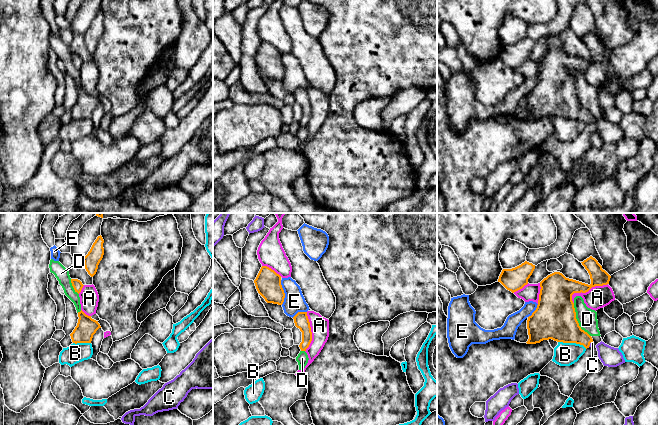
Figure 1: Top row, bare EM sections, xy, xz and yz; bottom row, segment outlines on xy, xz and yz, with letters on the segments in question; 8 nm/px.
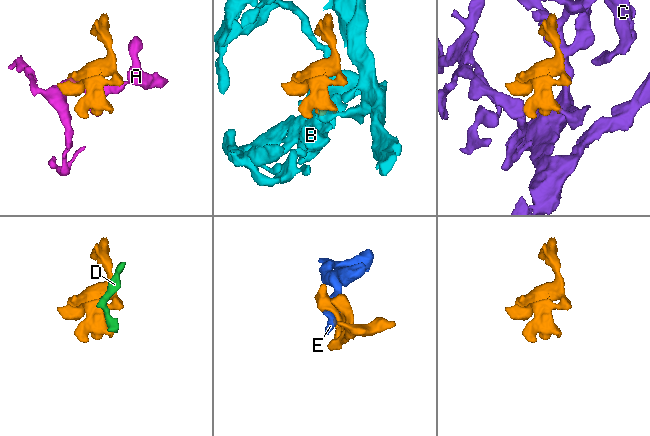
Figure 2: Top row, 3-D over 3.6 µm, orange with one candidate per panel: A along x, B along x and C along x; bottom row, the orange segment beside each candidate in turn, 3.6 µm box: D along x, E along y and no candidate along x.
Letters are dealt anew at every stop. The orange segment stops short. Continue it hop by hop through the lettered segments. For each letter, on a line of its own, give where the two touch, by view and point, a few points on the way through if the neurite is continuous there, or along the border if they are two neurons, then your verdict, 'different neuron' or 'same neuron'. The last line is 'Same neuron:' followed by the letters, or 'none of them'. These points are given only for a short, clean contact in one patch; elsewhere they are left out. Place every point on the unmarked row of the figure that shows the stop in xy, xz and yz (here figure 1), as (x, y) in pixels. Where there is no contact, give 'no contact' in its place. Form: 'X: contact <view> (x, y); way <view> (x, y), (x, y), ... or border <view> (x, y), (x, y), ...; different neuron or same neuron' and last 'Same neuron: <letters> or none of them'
A: contact yz (586, 67); different neuron
B: contact yz (572, 118); border yz (558, 117), (575, 118), (582, 120), (586, 124); different neuron
C: contact yz (589, 120); way yz (563, 103), (582, 113), (589, 120), (592, 119); same neuron
D: contact yz (576, 96); different neuron
E: contact xz (283, 68); different neuron
Same neuron: C

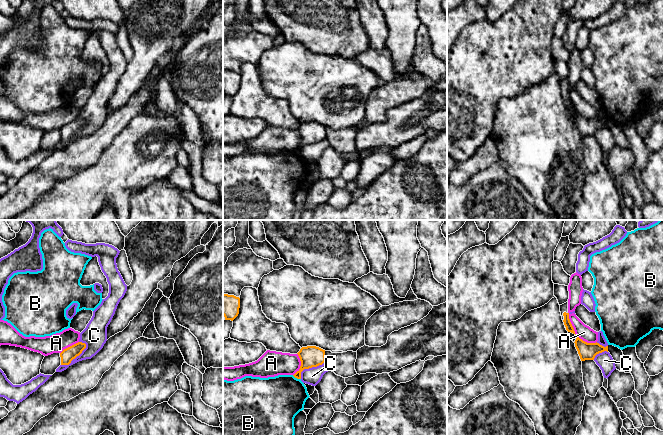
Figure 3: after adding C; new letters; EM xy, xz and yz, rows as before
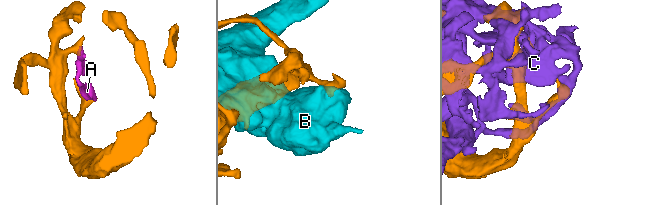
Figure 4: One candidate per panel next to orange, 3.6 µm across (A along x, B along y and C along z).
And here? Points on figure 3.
A: contact yz (574, 109); border yz (568, 88), (568, 94), (574, 108), (583, 116), (595, 119); different neuron
B: contact xz (296, 153); different neuron
C: contact xy (75, 133); different neuron
Same neuron: none of them

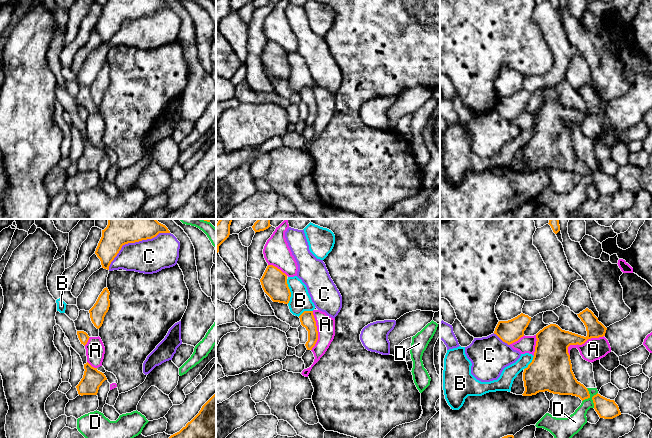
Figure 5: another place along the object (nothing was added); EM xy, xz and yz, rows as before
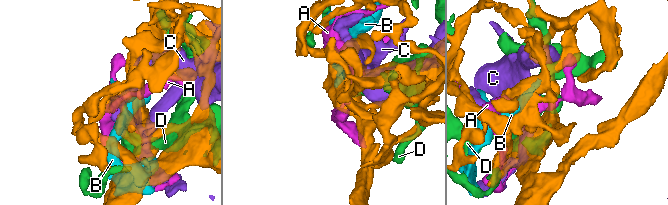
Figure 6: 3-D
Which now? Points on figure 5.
A: contact yz (582, 119); different neuron
B: contact xz (289, 67); different neuron
C: contact xy (134, 18); different neuron
D: contact yz (592, 174); different neuron
Same neuron: none of them

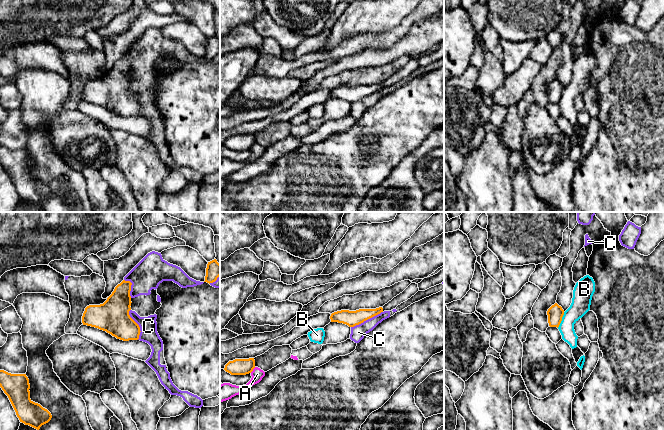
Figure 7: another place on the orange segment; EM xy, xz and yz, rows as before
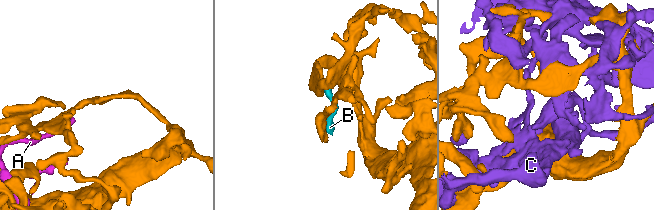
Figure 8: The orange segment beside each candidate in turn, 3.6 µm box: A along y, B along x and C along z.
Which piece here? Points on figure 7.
A: contact xz (252, 146); different neuron
B: contact yz (561, 96); border yz (564, 88), (561, 98), (557, 103); different neuron
C: contact xz (366, 95); different neuron
Same neuron: none of them

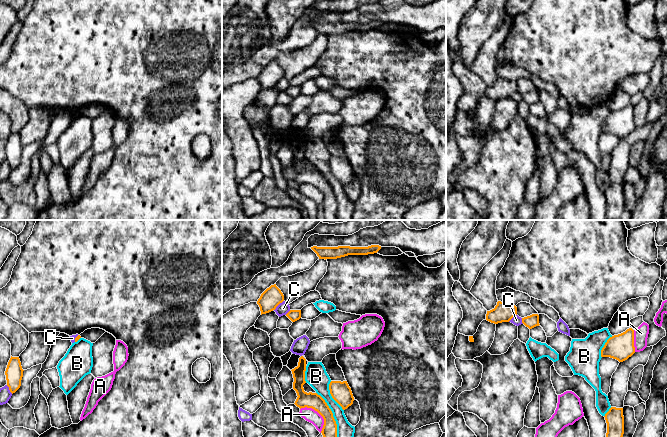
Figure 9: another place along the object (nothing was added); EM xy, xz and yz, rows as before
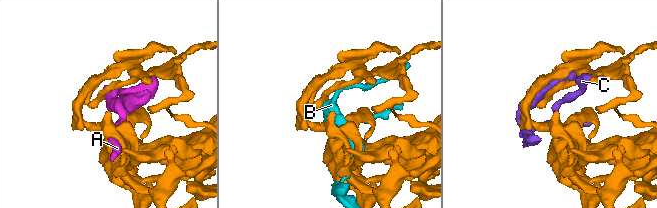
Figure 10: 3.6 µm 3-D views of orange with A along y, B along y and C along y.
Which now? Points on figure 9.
A: contact xz (319, 189); different neuron
B: contact xz (333, 194); different neuron
C: contact xz (278, 80); different neuron
Same neuron: none of them

